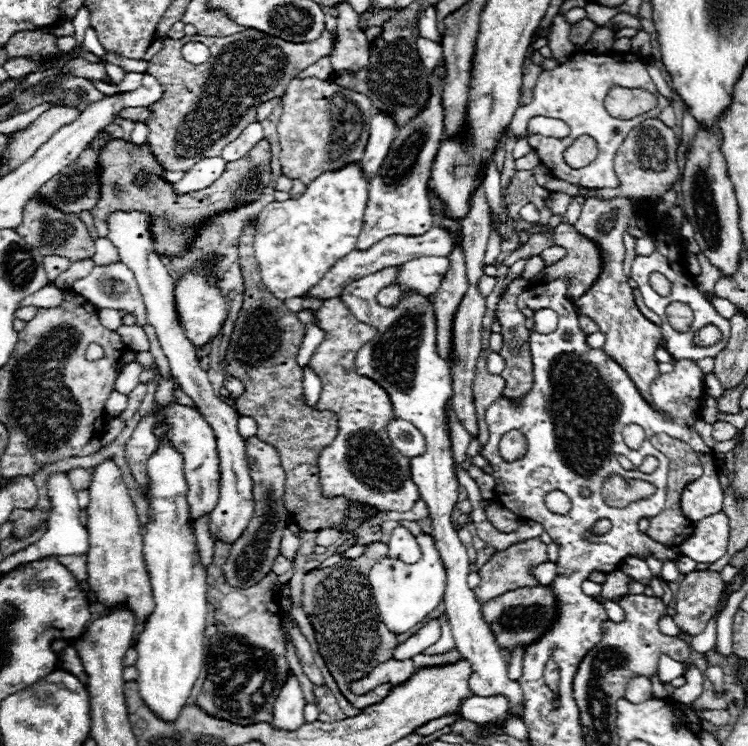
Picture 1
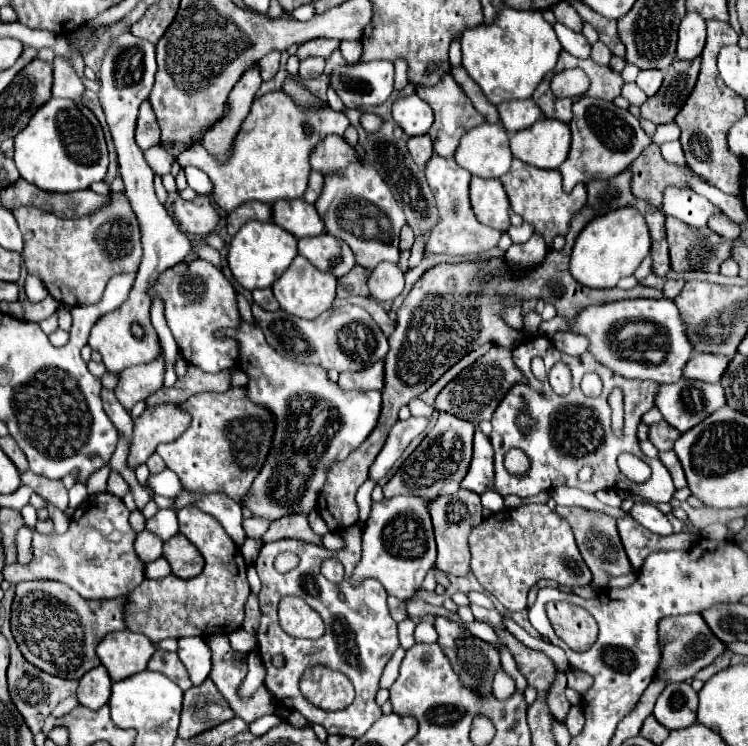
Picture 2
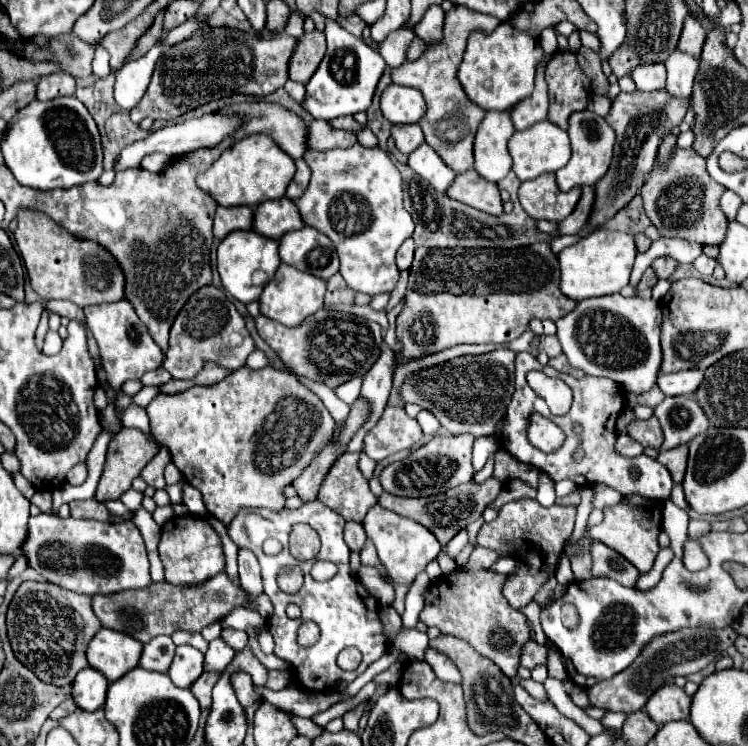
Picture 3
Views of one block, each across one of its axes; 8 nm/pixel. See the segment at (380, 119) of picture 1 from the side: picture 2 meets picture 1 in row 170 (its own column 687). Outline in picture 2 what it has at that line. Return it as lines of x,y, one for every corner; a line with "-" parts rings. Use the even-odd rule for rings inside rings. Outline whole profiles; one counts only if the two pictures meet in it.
696,352
690,358
690,362
684,366
684,376
694,380
704,380
704,382
720,382
728,364
730,364
730,358
726,356

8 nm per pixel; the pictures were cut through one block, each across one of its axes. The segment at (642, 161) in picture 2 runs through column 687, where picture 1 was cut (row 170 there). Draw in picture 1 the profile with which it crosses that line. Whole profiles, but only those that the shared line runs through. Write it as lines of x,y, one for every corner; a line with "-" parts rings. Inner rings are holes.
252,28
226,38
206,38
194,34
174,40
166,36
162,50
150,60
146,70
152,76
158,76
166,90
164,100
150,108
152,118
148,122
148,144
154,158
162,162
166,170
188,172
194,164
198,164
198,160
206,156
220,156
222,148
236,140
248,124
258,122
256,110
260,104
280,98
296,74
314,64
318,58
328,56
330,50
332,36
326,30
318,40
300,44
278,40
-
192,40
210,48
210,58
204,64
190,64
182,58
182,46

